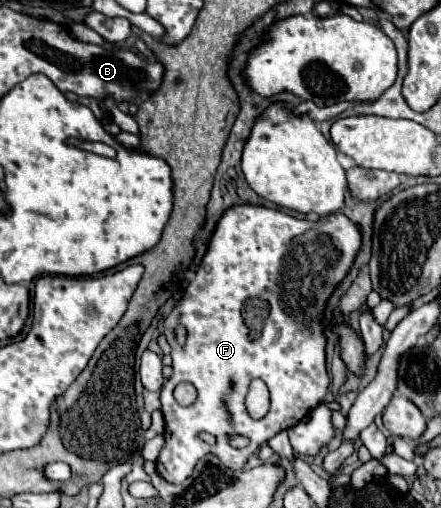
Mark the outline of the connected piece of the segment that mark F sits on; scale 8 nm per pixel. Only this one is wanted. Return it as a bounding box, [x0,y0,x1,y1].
[157,205,363,485]

